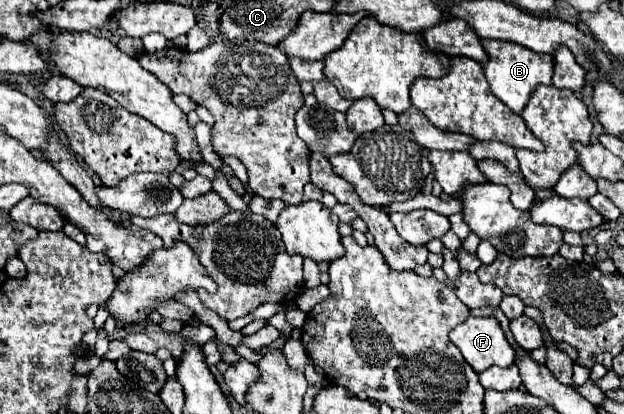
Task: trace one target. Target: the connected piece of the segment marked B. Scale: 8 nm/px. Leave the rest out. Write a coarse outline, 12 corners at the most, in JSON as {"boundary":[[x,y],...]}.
{"boundary":[[483,41],[491,91],[521,113],[551,85],[553,55]]}

